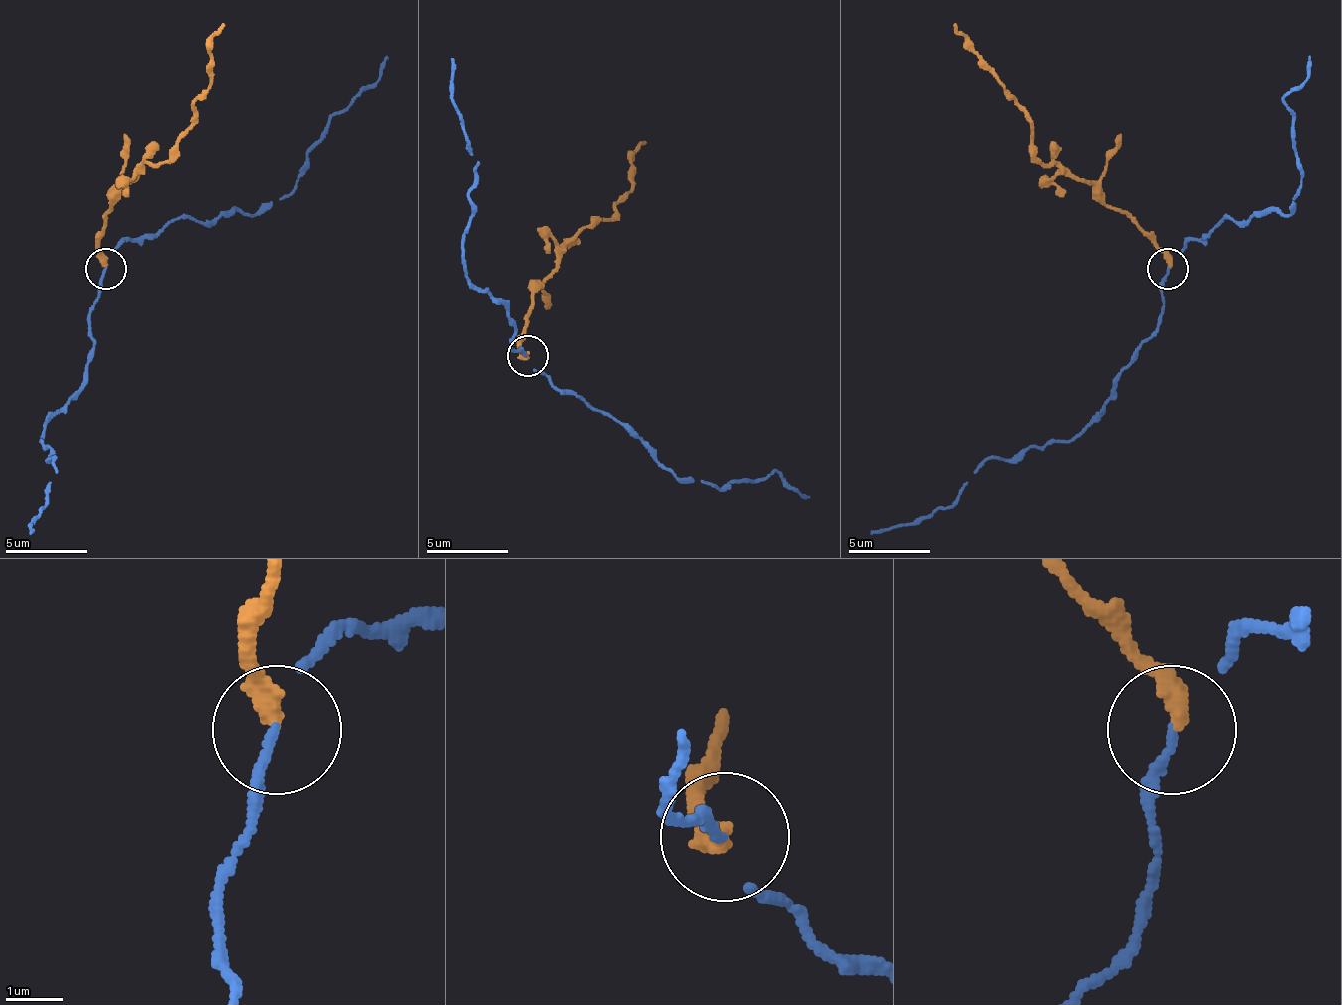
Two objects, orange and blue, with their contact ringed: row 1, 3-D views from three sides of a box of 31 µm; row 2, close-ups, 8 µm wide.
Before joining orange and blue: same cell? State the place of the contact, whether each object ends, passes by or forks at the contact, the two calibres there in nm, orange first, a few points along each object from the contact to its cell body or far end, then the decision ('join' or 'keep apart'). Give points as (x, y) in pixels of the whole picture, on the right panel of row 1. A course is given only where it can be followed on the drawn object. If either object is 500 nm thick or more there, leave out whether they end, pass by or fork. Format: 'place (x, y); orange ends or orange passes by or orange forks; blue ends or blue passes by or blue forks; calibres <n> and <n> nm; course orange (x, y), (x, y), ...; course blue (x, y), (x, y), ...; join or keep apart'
place (1168, 268); orange ends; blue passes by; calibres 340 and 110 nm; course orange (1167, 267), (1167, 255), (1138, 226), (1036, 157), (1032, 120), (954, 21); course blue (1167, 267), (1159, 329), (1081, 431), (978, 468), (950, 505), (913, 521), (872, 533); keep apart

